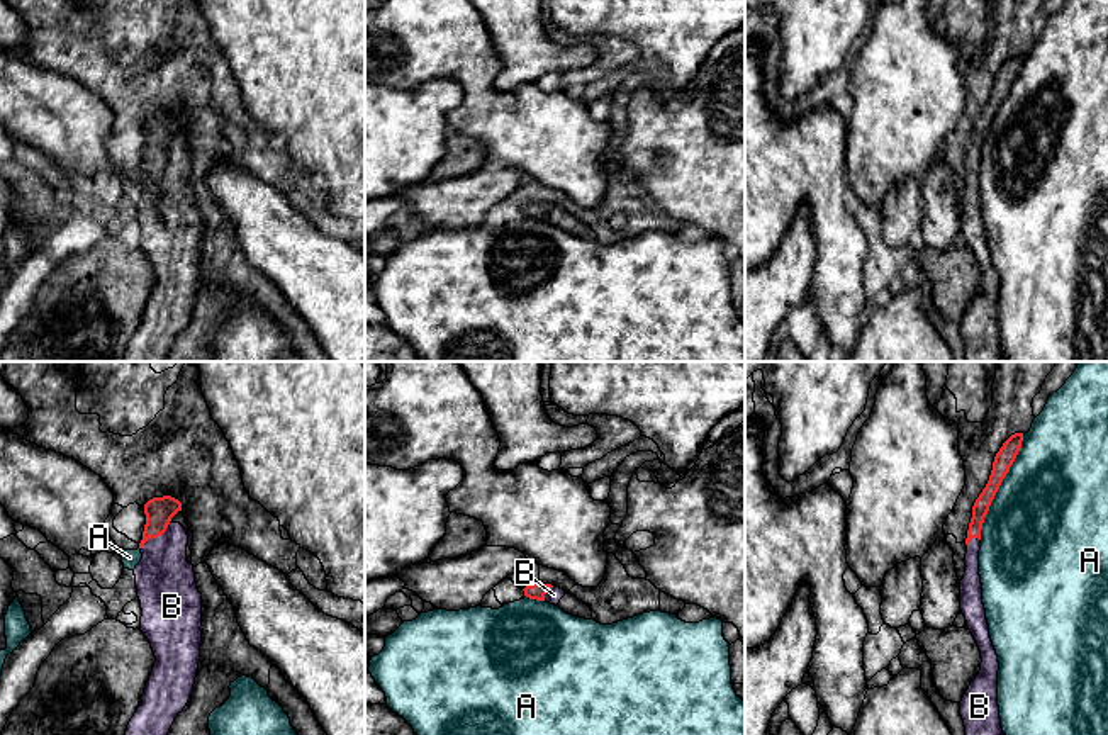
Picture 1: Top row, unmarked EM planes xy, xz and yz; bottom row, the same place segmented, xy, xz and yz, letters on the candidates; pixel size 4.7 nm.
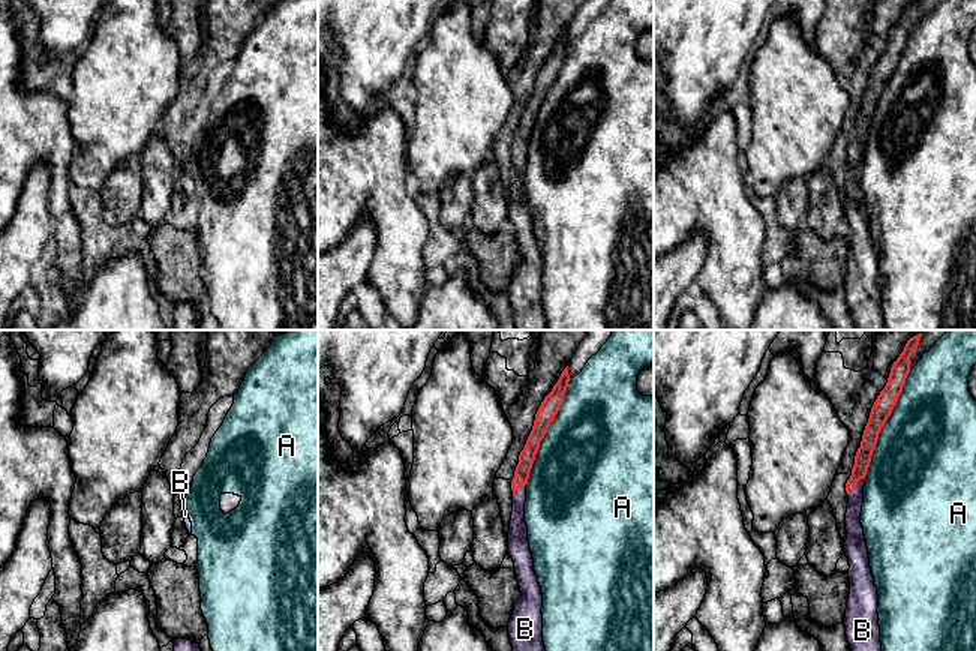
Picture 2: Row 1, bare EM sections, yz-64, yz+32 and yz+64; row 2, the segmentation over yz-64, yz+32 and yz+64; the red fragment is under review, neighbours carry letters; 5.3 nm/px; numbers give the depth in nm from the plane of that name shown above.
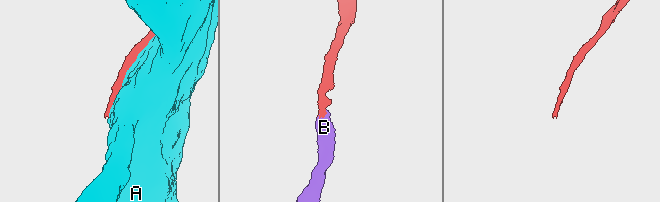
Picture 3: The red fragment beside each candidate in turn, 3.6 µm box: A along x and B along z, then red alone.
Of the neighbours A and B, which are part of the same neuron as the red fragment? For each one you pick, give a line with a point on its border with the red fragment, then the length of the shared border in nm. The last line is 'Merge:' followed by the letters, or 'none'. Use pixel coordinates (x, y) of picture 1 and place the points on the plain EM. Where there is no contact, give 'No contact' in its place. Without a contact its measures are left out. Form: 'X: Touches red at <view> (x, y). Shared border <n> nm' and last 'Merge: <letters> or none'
B: Touches red at xy (155, 157). Shared border 190 nm
Merge: B

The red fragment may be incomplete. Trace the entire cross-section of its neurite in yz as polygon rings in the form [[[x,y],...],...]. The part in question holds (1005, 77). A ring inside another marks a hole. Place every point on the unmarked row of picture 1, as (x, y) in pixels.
[[[1023,53],[1011,54],[994,76],[989,100],[972,126],[967,149],[965,194],[960,200],[960,231],[981,270],[981,290],[960,321],[965,362],[999,362],[1003,353],[998,326],[999,282],[989,256],[979,195],[981,149],[989,126],[1010,92],[1023,61]]]

